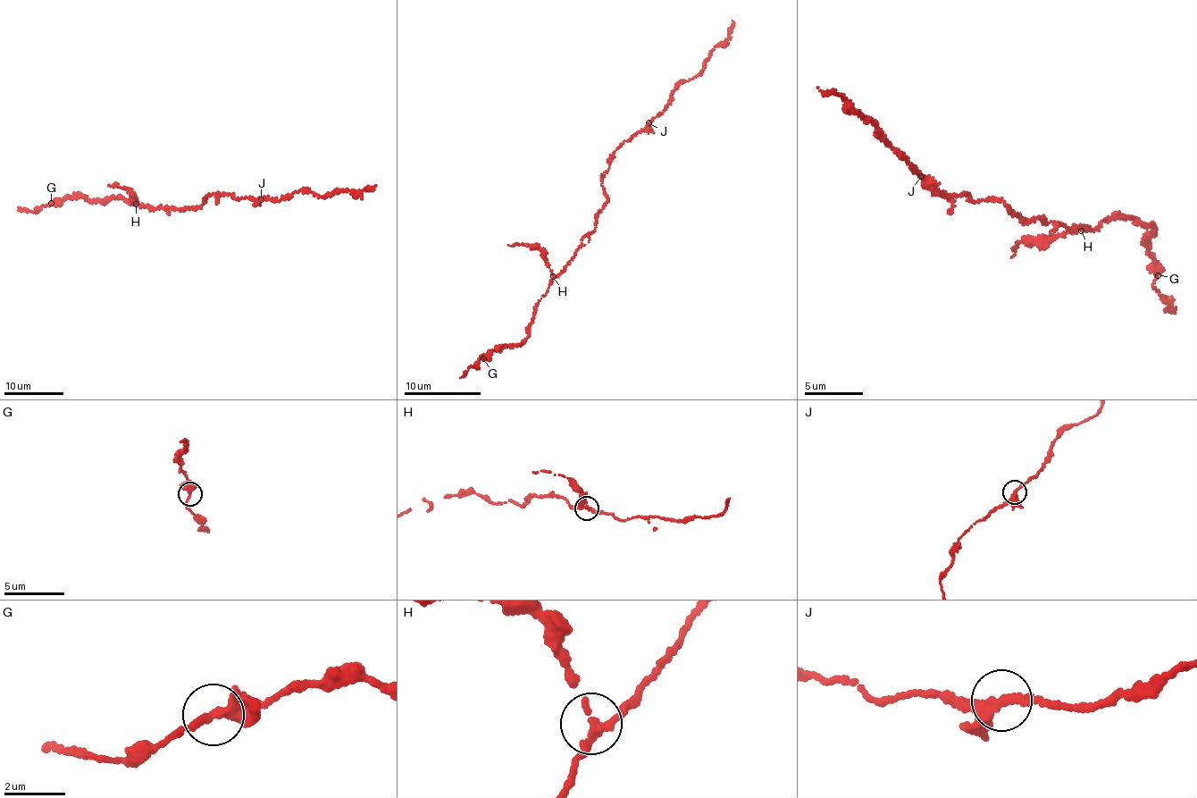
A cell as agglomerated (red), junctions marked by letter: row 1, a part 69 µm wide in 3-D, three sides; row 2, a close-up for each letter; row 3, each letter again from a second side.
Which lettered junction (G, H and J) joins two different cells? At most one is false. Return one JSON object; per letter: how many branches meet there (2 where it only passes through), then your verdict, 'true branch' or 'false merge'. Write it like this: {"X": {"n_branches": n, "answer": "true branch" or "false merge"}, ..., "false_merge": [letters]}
{"G": {"n_branches": 3, "answer": "true branch"}, "H": {"n_branches": 3, "answer": "true branch"}, "J": {"n_branches": 3, "answer": "true branch"}, "false_merge": []}

